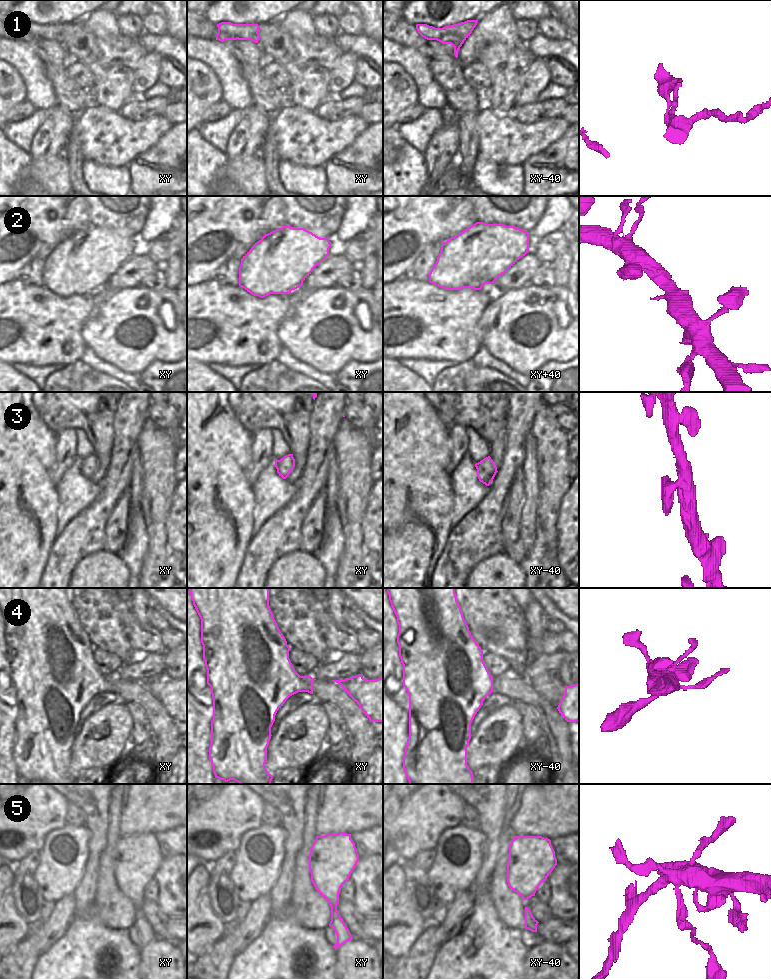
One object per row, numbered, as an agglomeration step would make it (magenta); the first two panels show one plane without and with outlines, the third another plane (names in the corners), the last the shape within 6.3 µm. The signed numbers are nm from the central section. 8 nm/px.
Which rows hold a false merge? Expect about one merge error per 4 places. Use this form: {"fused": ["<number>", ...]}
{"fused": ["5"]}

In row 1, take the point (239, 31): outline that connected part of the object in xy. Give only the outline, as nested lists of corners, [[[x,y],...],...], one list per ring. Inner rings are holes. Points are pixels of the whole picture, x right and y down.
[[[221,22],[217,24],[218,33],[216,40],[251,40],[258,43],[260,27],[258,24],[233,24],[231,22]]]

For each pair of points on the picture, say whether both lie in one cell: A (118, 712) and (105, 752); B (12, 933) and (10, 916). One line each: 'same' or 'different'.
A: same
B: same

